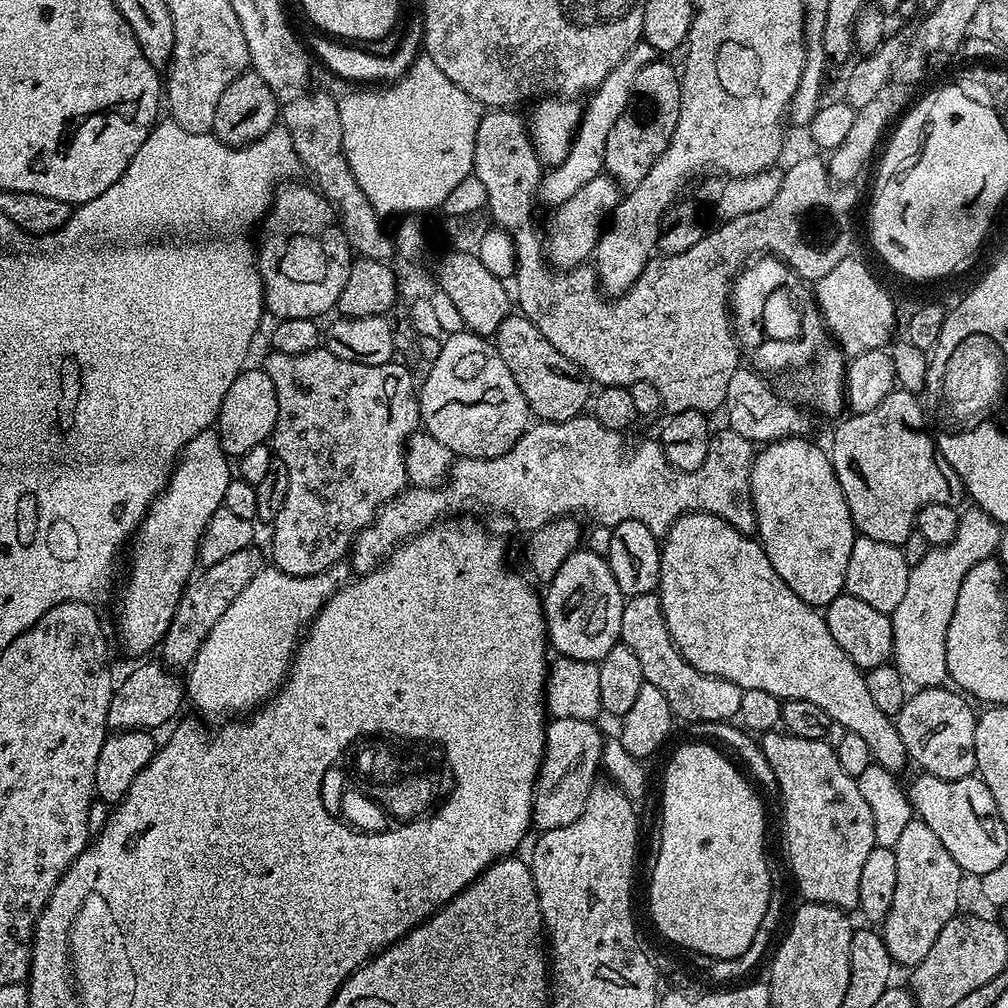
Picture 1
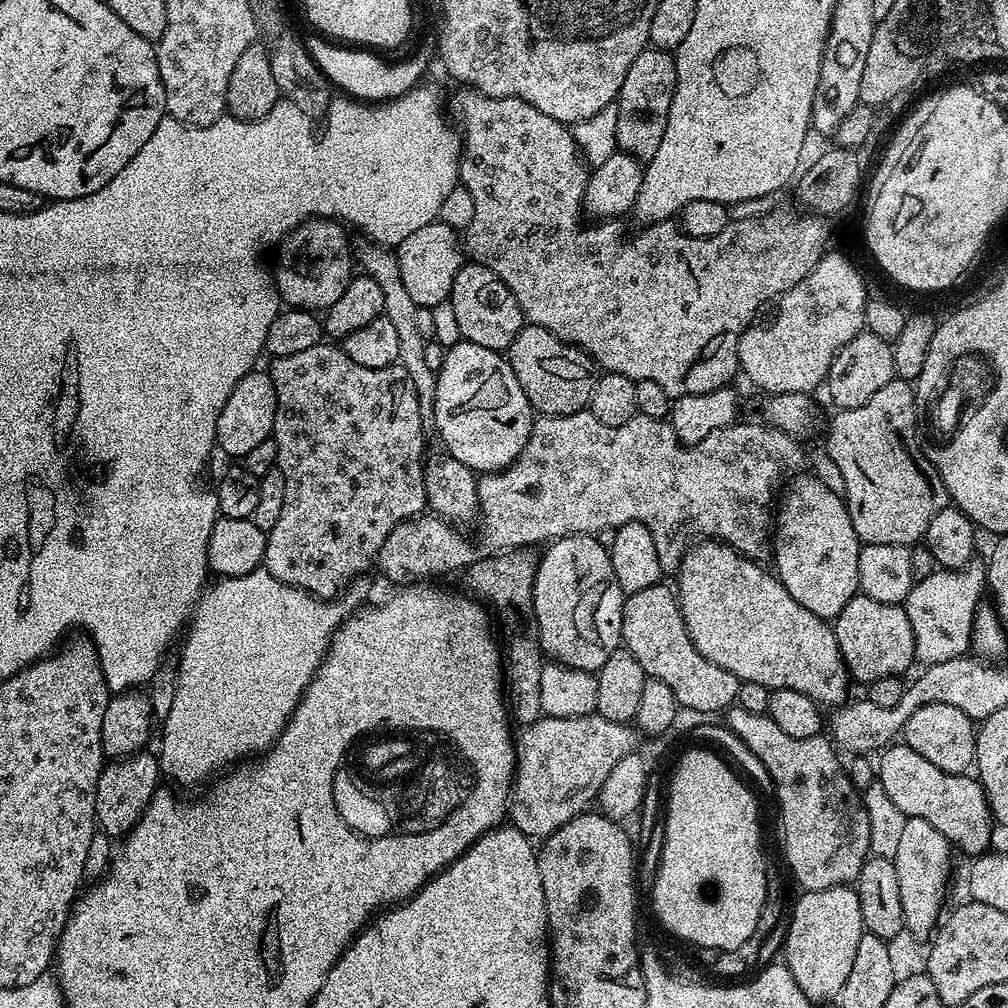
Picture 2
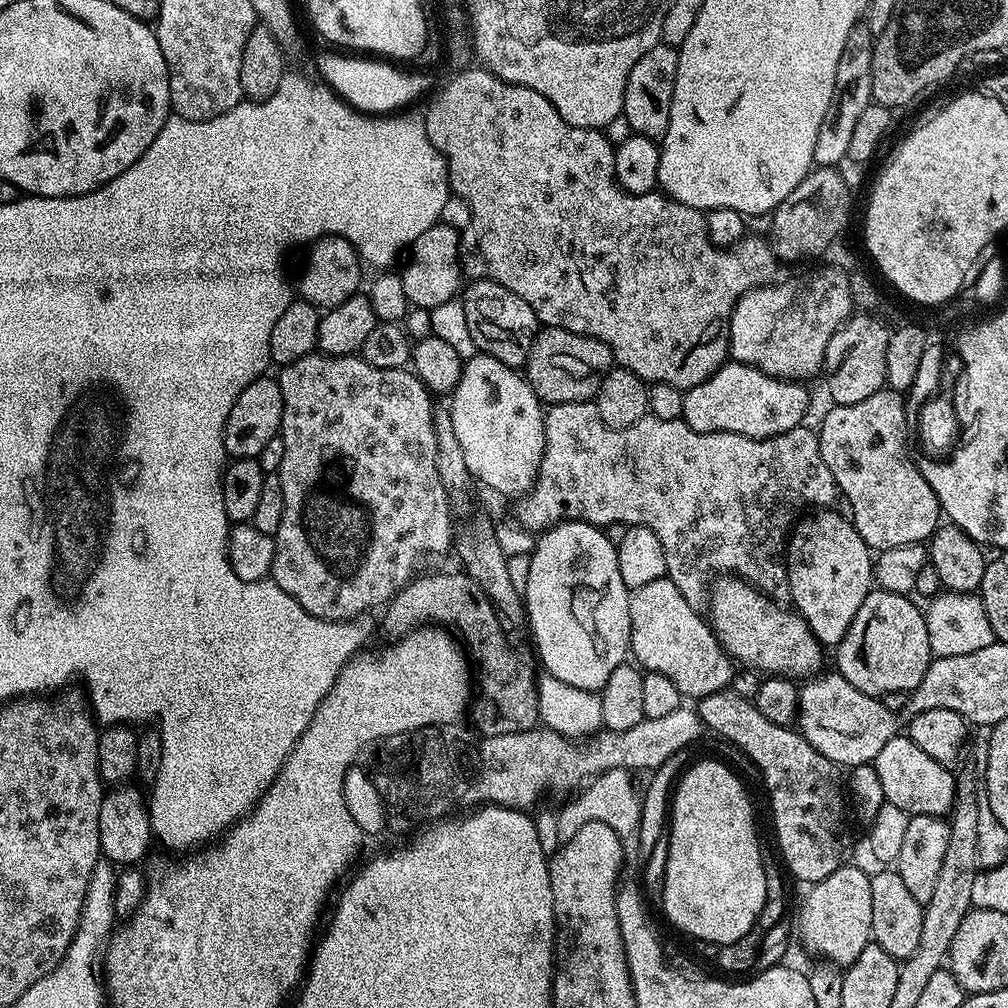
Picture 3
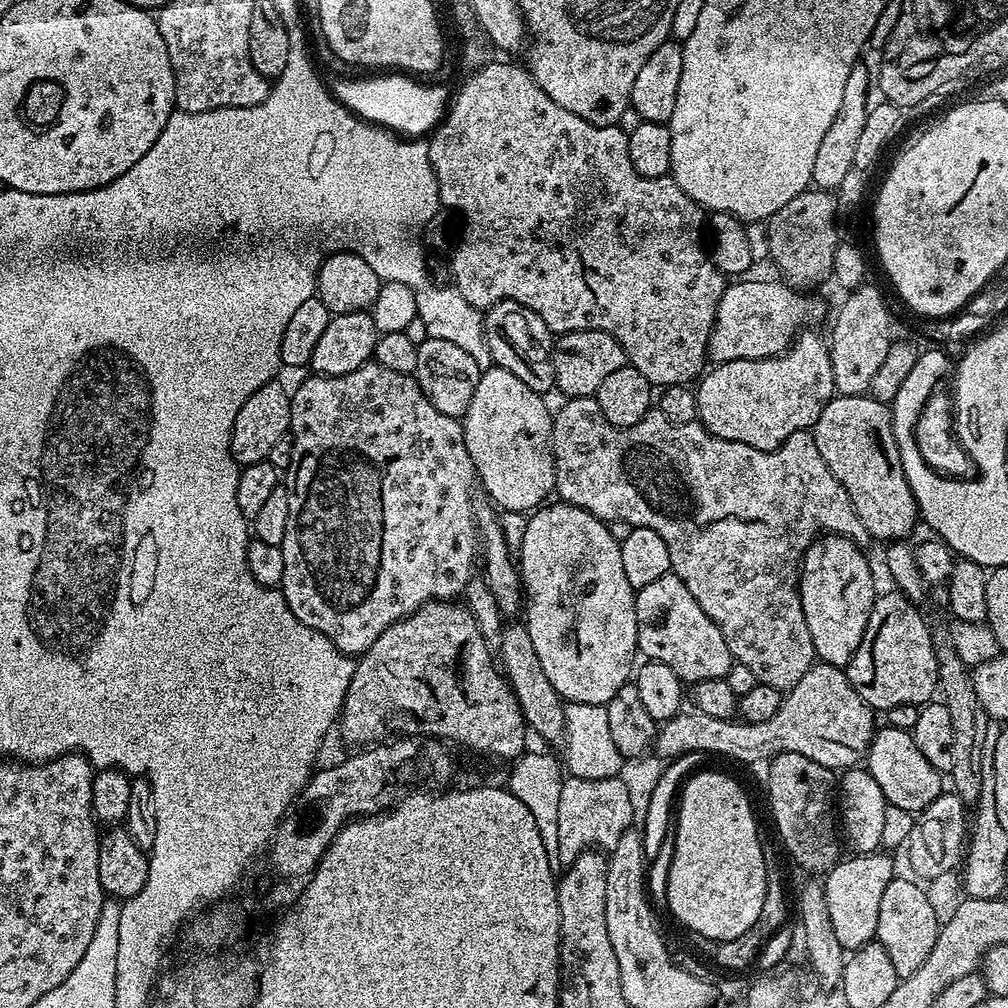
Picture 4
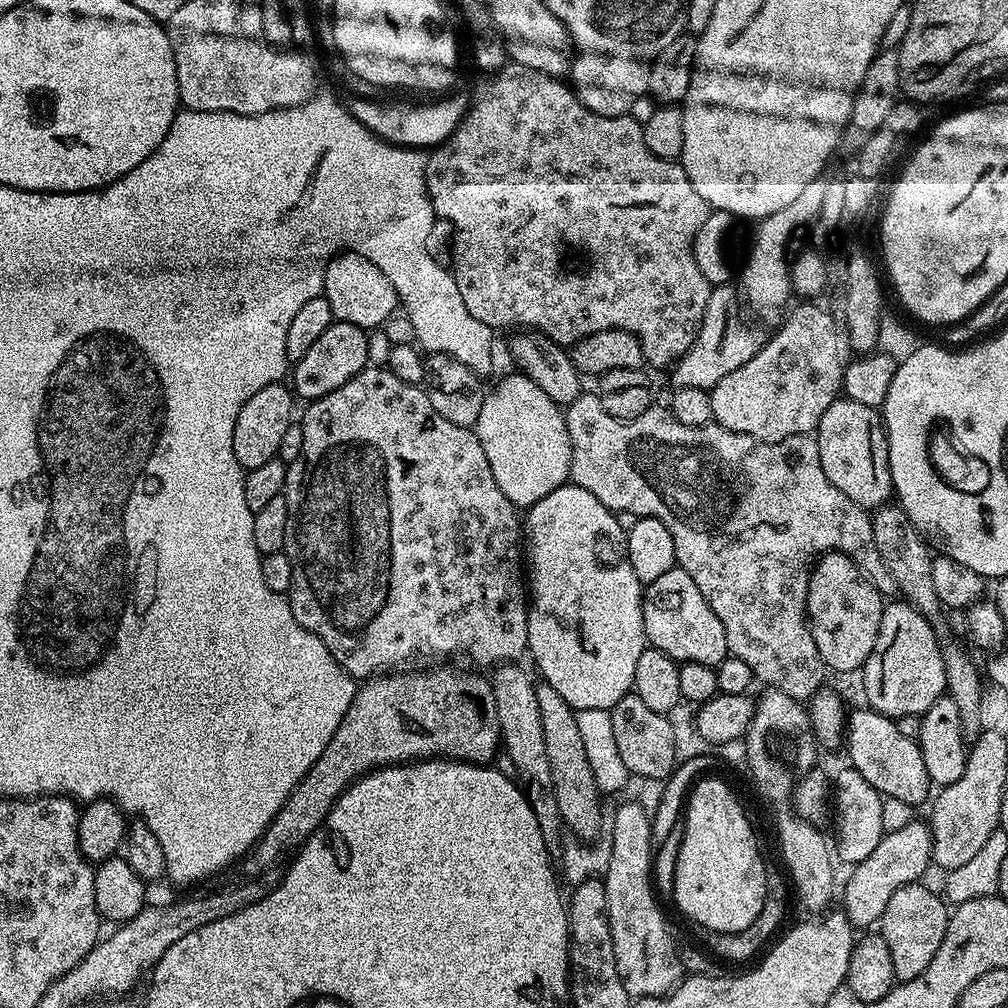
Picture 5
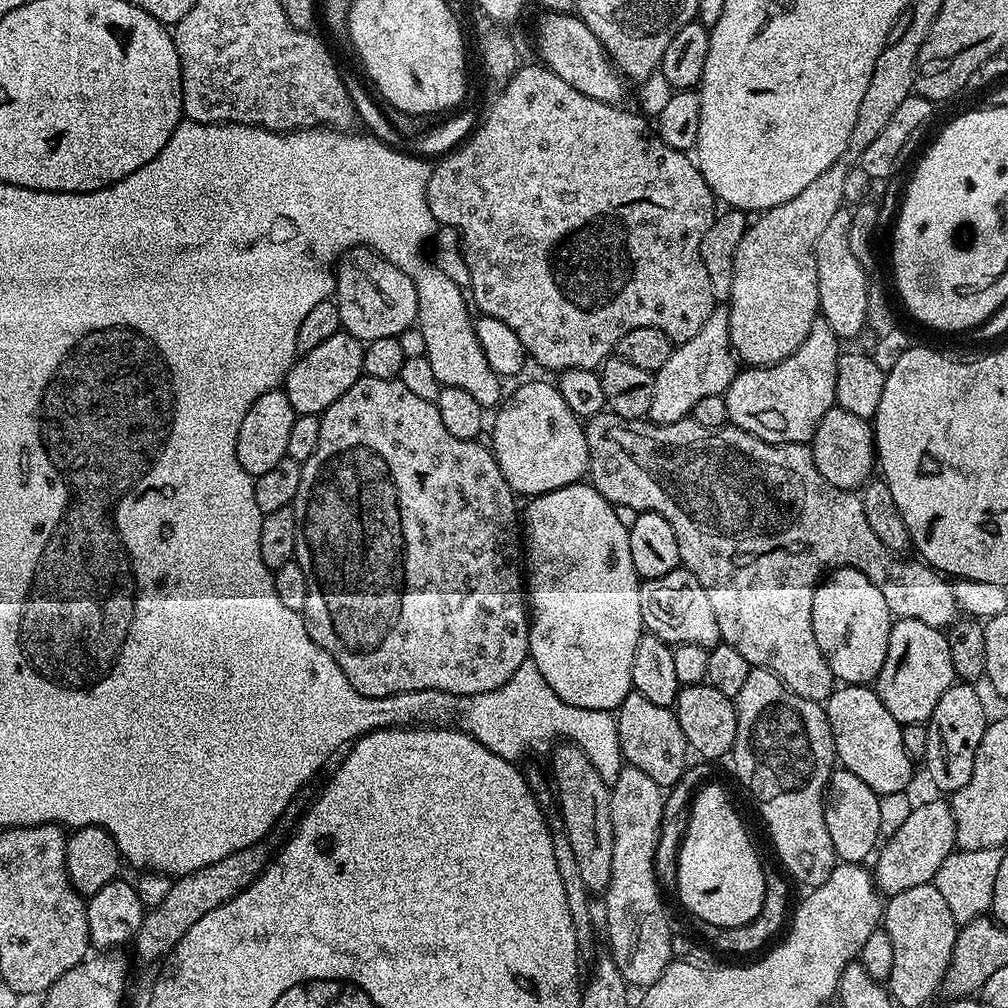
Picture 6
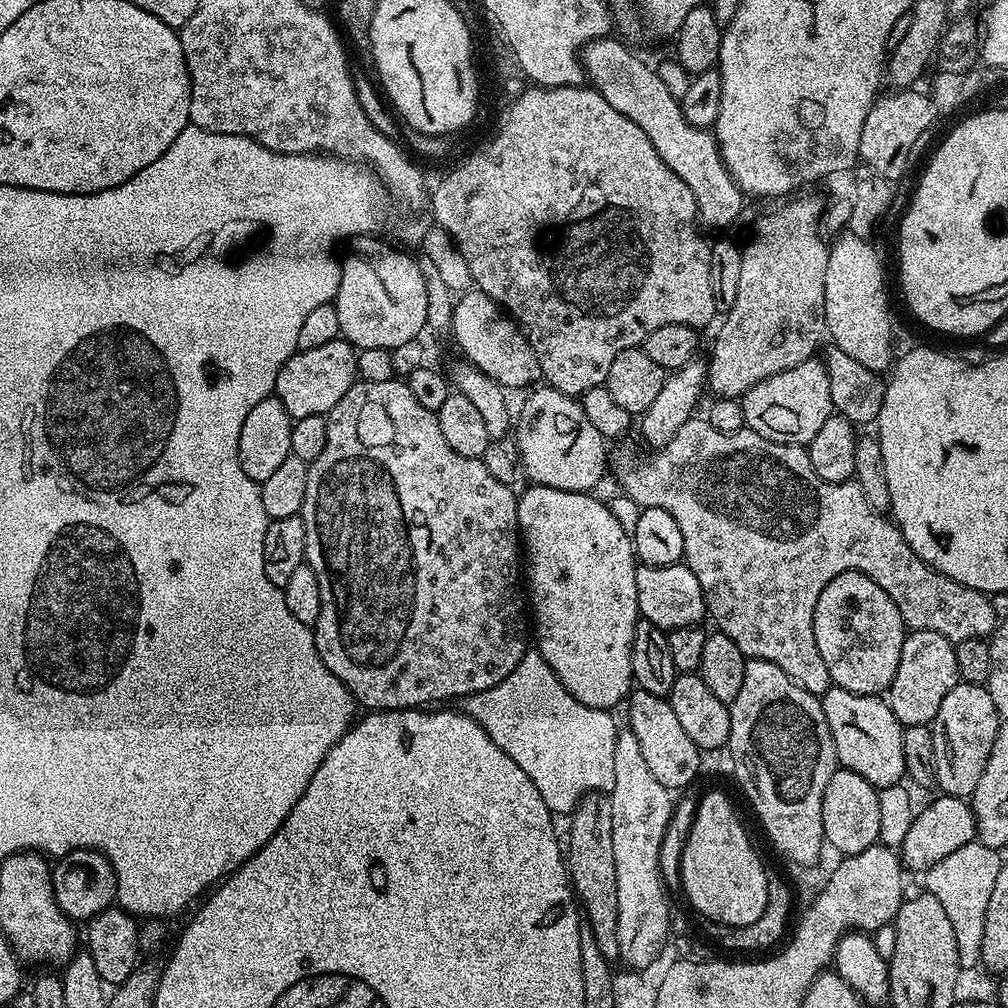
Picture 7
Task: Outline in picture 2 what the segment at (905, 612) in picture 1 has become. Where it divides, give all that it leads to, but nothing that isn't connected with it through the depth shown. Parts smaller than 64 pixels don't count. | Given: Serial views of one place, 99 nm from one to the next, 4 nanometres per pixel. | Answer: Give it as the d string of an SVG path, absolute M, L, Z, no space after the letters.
M973 560L964 569L935 571L913 583L904 603L914 630L917 661L924 666L957 660L969 651L973 619L987 587L987 567L983 561Z

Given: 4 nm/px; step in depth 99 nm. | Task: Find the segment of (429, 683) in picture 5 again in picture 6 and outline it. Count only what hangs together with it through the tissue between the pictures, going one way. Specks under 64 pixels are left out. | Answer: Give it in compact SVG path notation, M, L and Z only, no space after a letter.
M267 843L251 844L248 848L238 850L210 866L202 866L202 870L187 872L184 876L175 877L170 886L170 894L156 908L151 909L144 917L140 933L136 935L134 949L136 956L144 964L163 961L178 946L178 942L202 918L202 914L210 914L210 910L218 910L230 898L242 894L262 875L270 863Z

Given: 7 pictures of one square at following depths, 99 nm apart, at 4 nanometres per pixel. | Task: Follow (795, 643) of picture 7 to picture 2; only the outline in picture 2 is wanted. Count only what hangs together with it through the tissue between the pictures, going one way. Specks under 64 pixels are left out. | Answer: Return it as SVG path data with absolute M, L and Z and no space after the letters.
M585 410L583 412L575 412L574 414L566 414L565 416L541 416L537 415L532 421L532 429L530 430L530 438L526 442L526 446L522 450L522 454L516 459L515 464L509 466L509 468L503 468L500 472L486 472L483 473L477 479L476 485L478 486L478 502L480 503L480 511L478 513L478 525L484 531L484 540L489 544L489 549L492 550L511 550L513 548L528 548L529 546L536 546L532 544L543 545L545 542L551 542L554 540L560 540L563 536L590 536L593 534L601 534L600 532L607 533L609 530L615 530L621 528L623 524L629 524L630 522L638 522L644 524L646 530L650 530L650 538L654 538L654 546L658 549L658 566L661 573L675 574L680 570L680 563L684 557L684 553L692 547L693 544L703 541L705 538L709 540L718 540L721 544L728 544L736 552L739 552L741 556L748 557L749 560L755 560L757 562L768 562L773 559L772 554L772 542L774 539L774 505L778 500L778 493L781 491L782 485L789 478L797 475L801 471L800 468L804 464L804 452L800 449L802 446L801 441L796 439L795 436L791 436L788 433L784 433L778 428L773 428L768 422L761 422L762 424L743 424L743 422L737 422L734 424L728 424L722 430L714 430L710 434L706 434L706 438L702 438L702 442L697 444L683 444L683 442L676 437L671 423L668 420L655 420L654 418L646 418L645 416L637 415L634 418L630 418L630 422L626 422L626 426L602 426L602 422L598 422L598 418L594 418L594 414L591 410Z

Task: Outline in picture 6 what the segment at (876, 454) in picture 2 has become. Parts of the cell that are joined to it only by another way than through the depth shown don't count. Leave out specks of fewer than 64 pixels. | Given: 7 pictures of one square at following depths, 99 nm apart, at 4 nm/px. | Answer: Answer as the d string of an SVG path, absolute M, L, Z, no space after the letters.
M835 406L828 411L826 418L822 418L816 435L810 441L810 447L822 478L834 486L849 490L863 489L873 475L878 460L873 425L858 418L858 414L850 414Z

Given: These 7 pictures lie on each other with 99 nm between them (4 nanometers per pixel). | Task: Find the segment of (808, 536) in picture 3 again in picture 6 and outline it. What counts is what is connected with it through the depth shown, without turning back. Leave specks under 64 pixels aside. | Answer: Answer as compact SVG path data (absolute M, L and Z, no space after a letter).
M837 568L829 571L816 586L812 607L812 637L822 650L822 658L830 666L833 677L841 685L871 685L886 662L886 646L894 617L886 598L870 582L868 573L857 568Z

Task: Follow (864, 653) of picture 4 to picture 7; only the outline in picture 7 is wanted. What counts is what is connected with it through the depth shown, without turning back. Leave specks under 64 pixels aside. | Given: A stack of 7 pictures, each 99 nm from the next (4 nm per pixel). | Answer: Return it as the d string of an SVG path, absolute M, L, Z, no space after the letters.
M912 630L907 633L902 642L902 658L898 658L898 670L894 674L894 682L888 687L886 699L890 710L894 714L894 718L898 718L898 722L905 726L918 726L919 724L931 725L932 719L938 714L938 706L942 706L942 698L946 698L946 694L950 694L950 690L954 690L956 684L961 683L958 672L958 663L955 662L955 650L953 641L942 638L942 634L931 632L930 630Z

